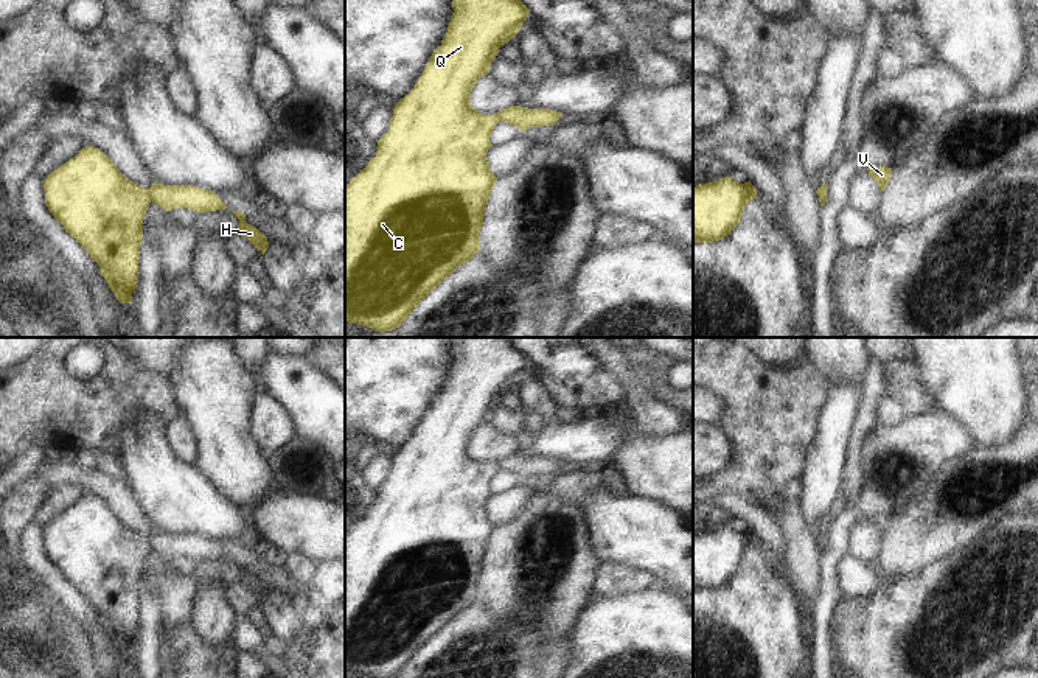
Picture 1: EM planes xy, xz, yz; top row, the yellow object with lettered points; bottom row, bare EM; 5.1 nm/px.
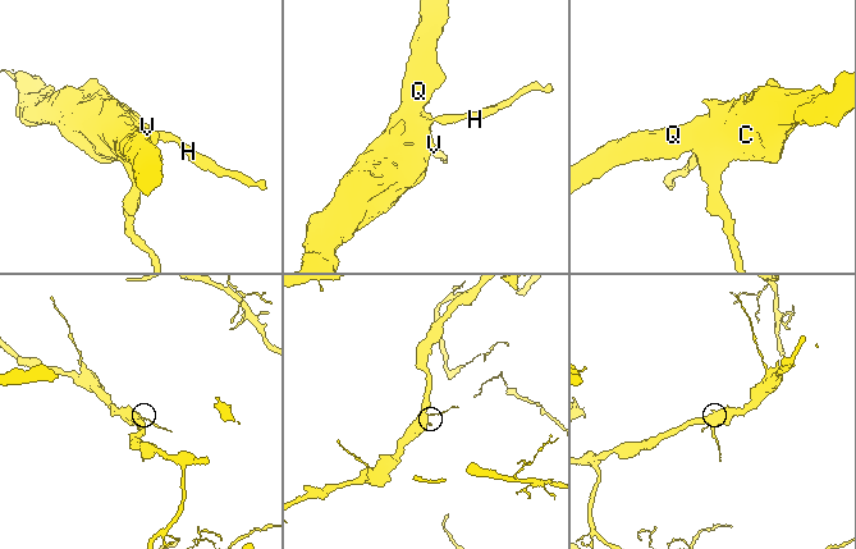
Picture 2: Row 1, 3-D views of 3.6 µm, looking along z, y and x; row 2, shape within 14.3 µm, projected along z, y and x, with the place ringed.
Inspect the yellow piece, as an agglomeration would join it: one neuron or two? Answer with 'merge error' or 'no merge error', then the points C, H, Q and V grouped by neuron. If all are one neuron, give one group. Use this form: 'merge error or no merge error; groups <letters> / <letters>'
merge error; groups C Q V / H

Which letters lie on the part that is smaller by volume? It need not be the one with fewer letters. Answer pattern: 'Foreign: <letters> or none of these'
Foreign: H

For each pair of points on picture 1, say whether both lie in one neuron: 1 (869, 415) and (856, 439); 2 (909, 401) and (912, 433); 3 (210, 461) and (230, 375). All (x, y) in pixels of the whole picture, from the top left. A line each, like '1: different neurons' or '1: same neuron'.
1: same neuron
2: different neurons
3: same neuron

